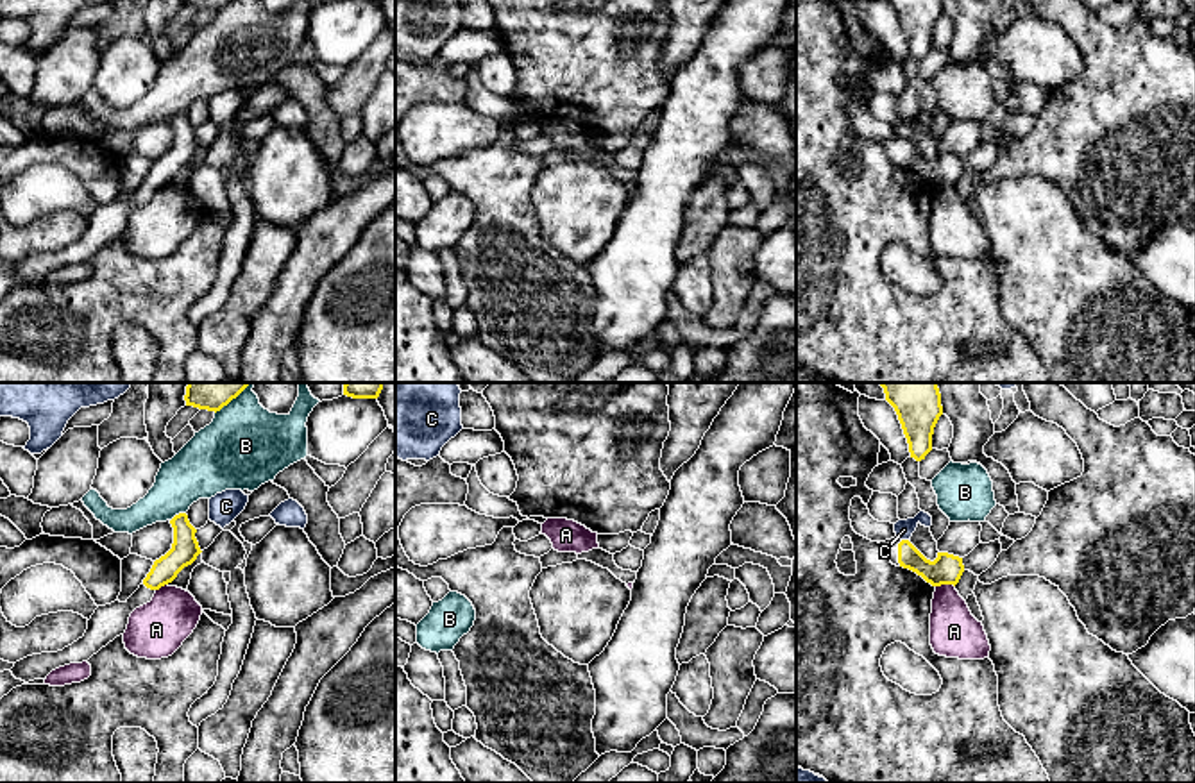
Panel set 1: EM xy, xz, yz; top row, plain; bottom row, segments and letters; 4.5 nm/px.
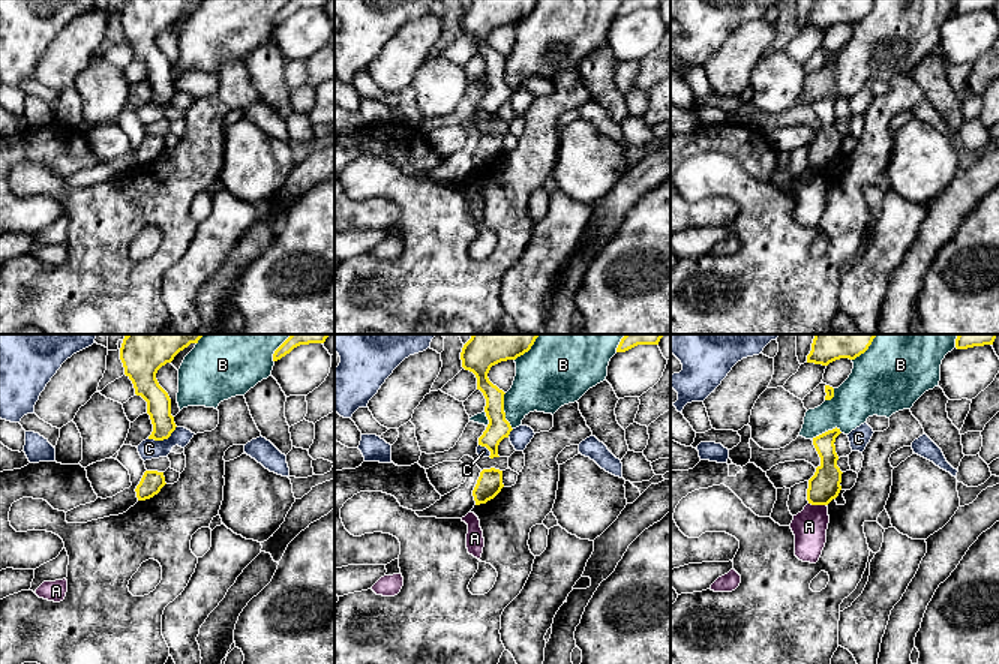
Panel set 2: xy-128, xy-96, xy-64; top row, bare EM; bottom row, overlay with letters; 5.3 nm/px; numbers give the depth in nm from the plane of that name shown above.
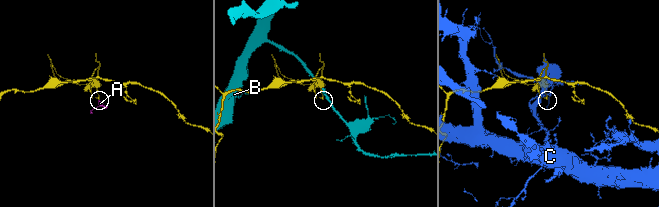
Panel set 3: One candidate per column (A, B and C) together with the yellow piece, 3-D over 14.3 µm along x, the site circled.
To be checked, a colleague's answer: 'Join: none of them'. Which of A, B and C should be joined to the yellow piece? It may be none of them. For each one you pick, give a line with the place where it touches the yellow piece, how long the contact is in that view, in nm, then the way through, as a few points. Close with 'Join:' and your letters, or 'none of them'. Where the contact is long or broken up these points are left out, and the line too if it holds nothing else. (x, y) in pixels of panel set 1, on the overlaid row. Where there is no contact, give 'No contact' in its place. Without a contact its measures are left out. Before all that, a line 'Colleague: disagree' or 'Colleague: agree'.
Colleague: agree
Join: none of them

